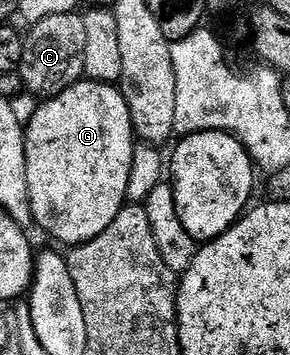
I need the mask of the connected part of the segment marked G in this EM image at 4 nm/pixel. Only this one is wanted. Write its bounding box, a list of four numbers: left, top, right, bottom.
[24,79,134,247]

